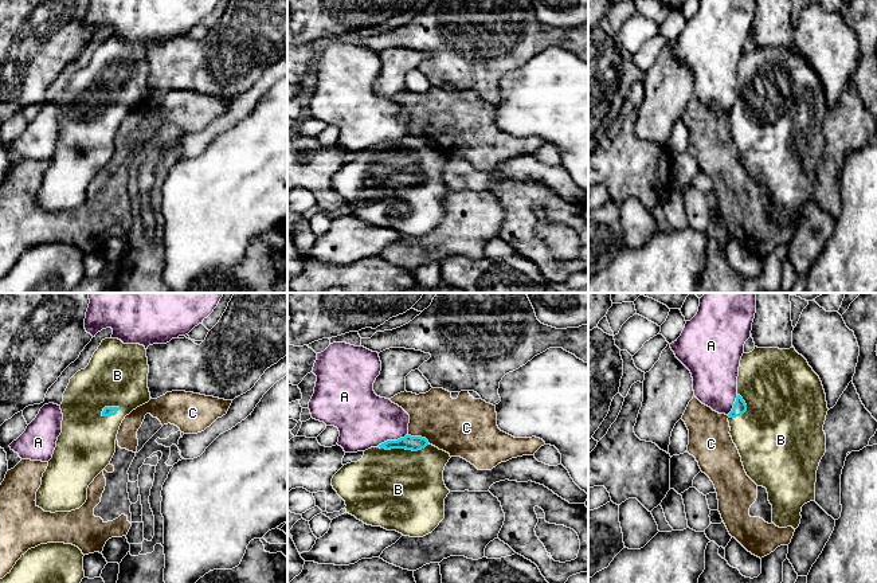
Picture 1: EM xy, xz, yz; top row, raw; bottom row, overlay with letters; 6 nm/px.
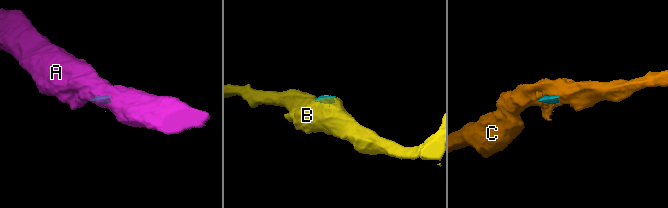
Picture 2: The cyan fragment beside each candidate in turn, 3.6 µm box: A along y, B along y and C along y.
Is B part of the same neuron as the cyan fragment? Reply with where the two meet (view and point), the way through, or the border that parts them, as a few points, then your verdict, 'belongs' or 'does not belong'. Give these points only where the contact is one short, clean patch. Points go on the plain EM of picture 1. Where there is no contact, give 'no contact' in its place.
meets cyan in xz at (403, 147); belongs

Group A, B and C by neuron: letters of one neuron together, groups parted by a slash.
A / B / C

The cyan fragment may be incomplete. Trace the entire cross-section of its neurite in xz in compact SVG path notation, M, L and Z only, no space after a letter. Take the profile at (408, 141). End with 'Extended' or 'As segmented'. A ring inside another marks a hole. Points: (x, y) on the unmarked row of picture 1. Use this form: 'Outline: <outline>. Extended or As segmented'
Outline: M406 134L371 146L360 160L344 164L333 175L332 185L345 200L347 212L364 223L423 236L445 218L445 197L450 189L445 184L443 169L450 157L426 137Z. Extended

